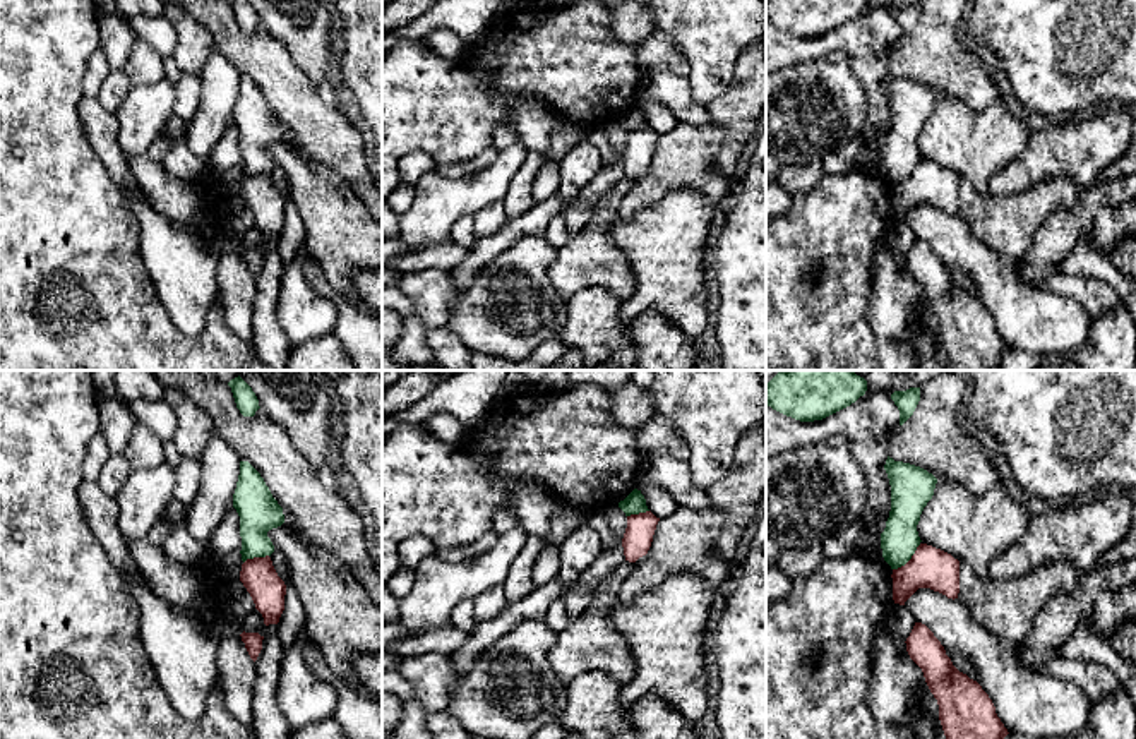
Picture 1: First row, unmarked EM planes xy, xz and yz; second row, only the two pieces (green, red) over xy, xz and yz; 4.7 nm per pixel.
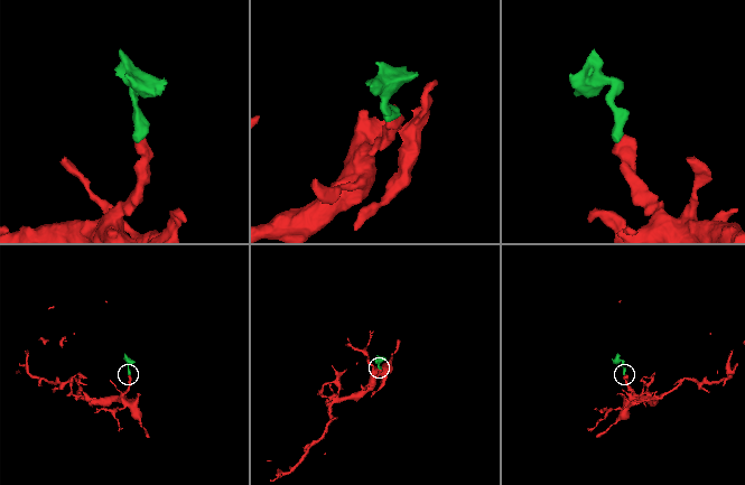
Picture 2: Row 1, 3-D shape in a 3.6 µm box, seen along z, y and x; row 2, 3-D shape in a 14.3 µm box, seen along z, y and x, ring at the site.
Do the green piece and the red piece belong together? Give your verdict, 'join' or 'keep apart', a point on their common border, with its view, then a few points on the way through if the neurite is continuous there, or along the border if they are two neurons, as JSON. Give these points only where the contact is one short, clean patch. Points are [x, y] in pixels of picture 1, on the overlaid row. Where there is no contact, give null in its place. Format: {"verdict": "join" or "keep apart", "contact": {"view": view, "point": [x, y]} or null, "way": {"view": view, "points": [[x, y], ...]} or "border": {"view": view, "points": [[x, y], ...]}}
{"verdict": "keep apart", "contact": {"view": "yz", "point": [908, 559]}, "border": {"view": "yz", "points": [[920, 544], [903, 564], [893, 570]]}}

